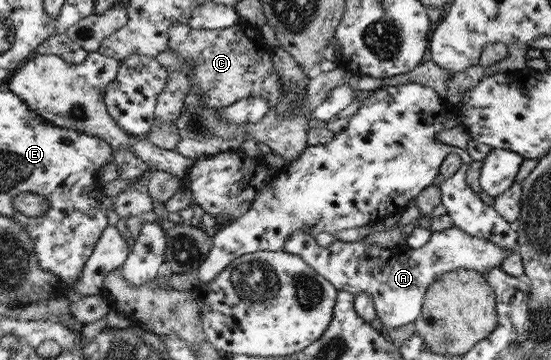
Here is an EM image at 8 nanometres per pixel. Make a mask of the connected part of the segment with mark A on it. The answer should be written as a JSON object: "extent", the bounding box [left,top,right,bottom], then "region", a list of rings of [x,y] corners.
{"extent":[284,227,510,329],"region":[[[458,227],[432,232],[429,241],[419,249],[384,249],[372,247],[363,240],[343,242],[335,240],[329,247],[321,247],[315,235],[303,230],[295,230],[286,240],[284,253],[301,257],[317,274],[327,279],[337,292],[347,292],[354,296],[367,293],[372,303],[378,327],[386,329],[415,323],[421,316],[427,289],[445,273],[471,269],[486,274],[492,267],[501,267],[502,260],[510,253],[502,251],[493,243],[465,233]]]}

